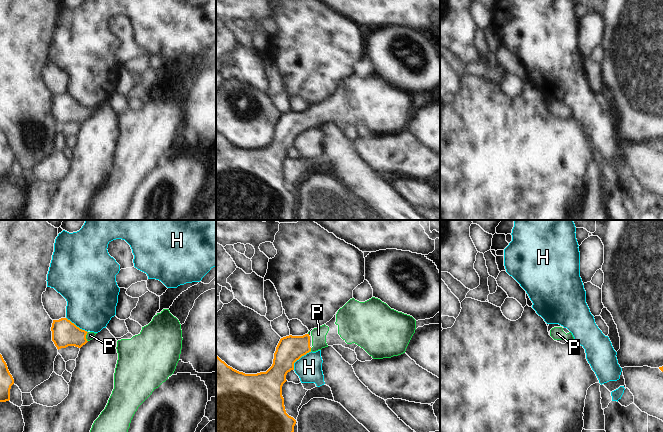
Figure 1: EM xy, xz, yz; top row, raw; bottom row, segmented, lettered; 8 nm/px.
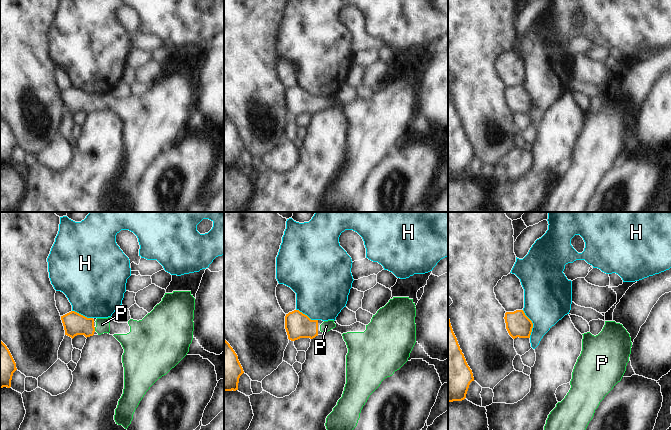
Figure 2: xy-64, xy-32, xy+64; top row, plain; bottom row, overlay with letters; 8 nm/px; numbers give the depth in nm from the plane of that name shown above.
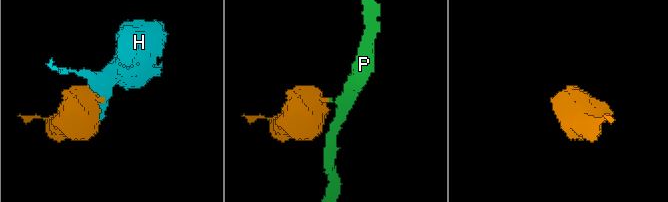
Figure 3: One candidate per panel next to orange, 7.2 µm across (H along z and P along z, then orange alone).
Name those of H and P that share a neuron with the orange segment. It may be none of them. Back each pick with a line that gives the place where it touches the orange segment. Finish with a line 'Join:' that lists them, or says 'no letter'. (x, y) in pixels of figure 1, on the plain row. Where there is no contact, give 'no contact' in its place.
P: meets orange in xy at (85, 113)
Join: P

